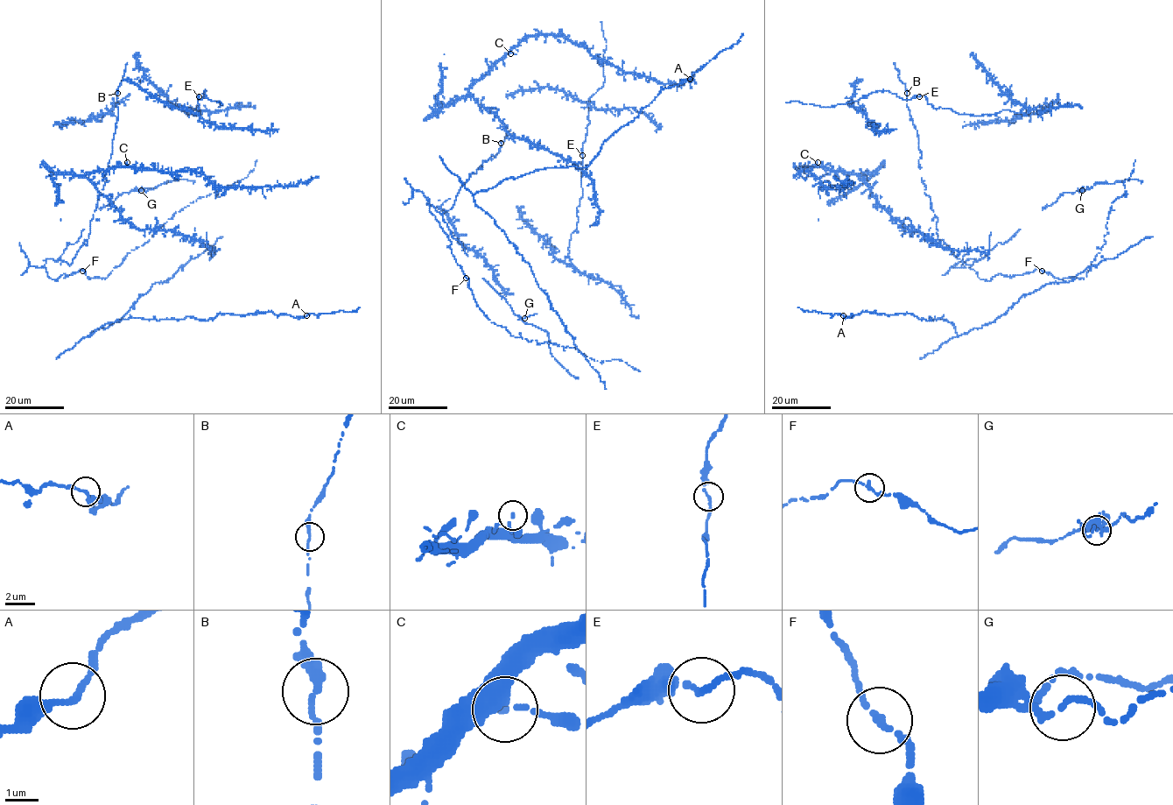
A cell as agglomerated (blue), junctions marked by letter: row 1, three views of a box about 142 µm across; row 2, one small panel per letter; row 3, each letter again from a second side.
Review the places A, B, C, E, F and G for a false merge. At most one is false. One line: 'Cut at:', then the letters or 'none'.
Cut at: none

